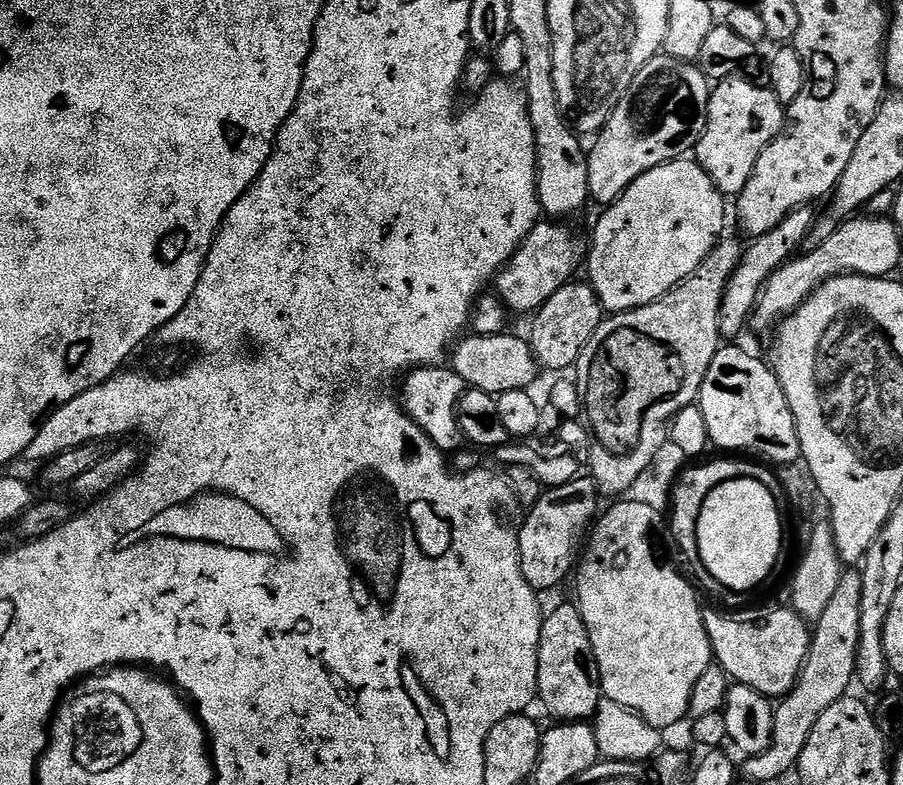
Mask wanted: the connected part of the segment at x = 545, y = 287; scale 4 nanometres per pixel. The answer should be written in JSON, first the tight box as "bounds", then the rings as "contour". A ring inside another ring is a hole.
{"bounds":[494,222,586,313],"contour":[[[541,222],[530,230],[530,234],[520,243],[520,249],[508,259],[508,263],[496,273],[494,277],[494,292],[504,302],[504,307],[509,313],[528,312],[535,313],[536,309],[541,308],[555,292],[562,290],[573,279],[576,271],[581,271],[582,265],[586,260],[586,244],[580,241],[580,236],[576,232],[571,232],[564,222]]]}

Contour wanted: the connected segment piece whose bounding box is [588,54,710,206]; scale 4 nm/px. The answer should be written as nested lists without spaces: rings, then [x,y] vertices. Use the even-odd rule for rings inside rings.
[[[667,54],[650,58],[630,82],[626,94],[614,106],[610,118],[595,137],[596,145],[588,152],[588,194],[600,206],[613,204],[639,176],[671,160],[687,157],[702,138],[708,121],[710,81],[695,63],[679,60]]]

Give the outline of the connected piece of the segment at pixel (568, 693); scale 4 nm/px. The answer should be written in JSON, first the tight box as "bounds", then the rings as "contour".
{"bounds":[536,603,602,722],"contour":[[[575,603],[560,604],[552,613],[543,617],[540,625],[540,645],[538,646],[538,686],[536,687],[539,703],[544,703],[544,708],[553,717],[556,722],[588,722],[596,715],[596,708],[600,705],[602,693],[600,690],[600,671],[598,670],[598,662],[594,658],[594,650],[590,646],[590,634],[586,630],[586,622],[582,622],[582,614],[579,607]]]}

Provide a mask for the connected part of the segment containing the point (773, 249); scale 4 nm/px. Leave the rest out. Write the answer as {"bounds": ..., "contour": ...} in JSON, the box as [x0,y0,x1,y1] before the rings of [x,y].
{"bounds":[720,206,818,341],"contour":[[[808,206],[795,208],[793,212],[788,213],[788,217],[785,220],[778,222],[778,226],[774,230],[755,237],[754,242],[749,243],[745,247],[744,255],[740,258],[740,264],[734,270],[734,274],[730,278],[722,298],[720,334],[725,341],[735,341],[732,339],[735,336],[742,335],[744,327],[746,329],[749,327],[756,310],[756,304],[760,301],[760,291],[764,288],[764,283],[783,264],[787,264],[789,260],[793,259],[803,247],[804,239],[812,233],[812,226],[818,219],[817,213],[812,213],[812,210]]]}

